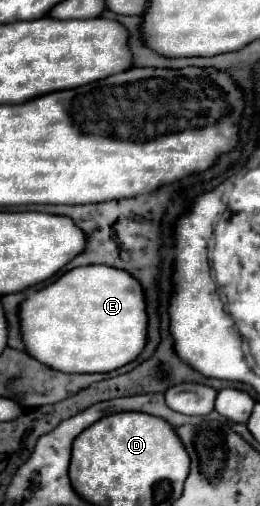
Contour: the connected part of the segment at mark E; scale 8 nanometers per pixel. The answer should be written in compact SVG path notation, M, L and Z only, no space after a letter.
M81 266L31 294L21 304L25 350L61 372L111 372L133 362L147 346L145 290L127 270Z

